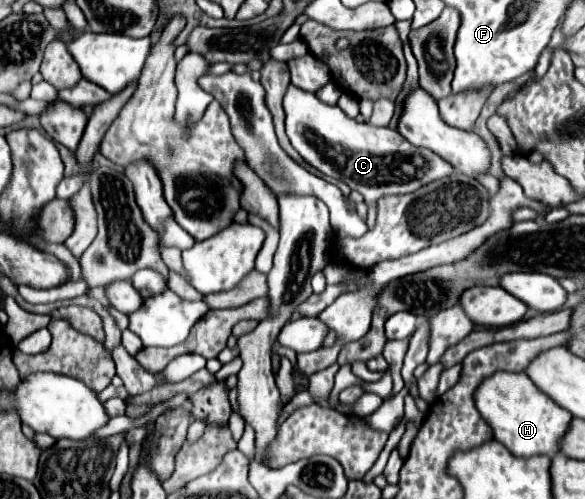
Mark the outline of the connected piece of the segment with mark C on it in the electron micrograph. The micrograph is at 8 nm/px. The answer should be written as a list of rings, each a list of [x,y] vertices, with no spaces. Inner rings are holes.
[[[288,88],[284,96],[286,134],[298,154],[322,174],[342,180],[364,196],[364,202],[374,202],[384,194],[408,194],[422,184],[446,178],[454,172],[450,162],[444,162],[432,150],[412,146],[392,128],[376,128],[366,122],[348,118],[338,106],[320,102],[312,92]]]

